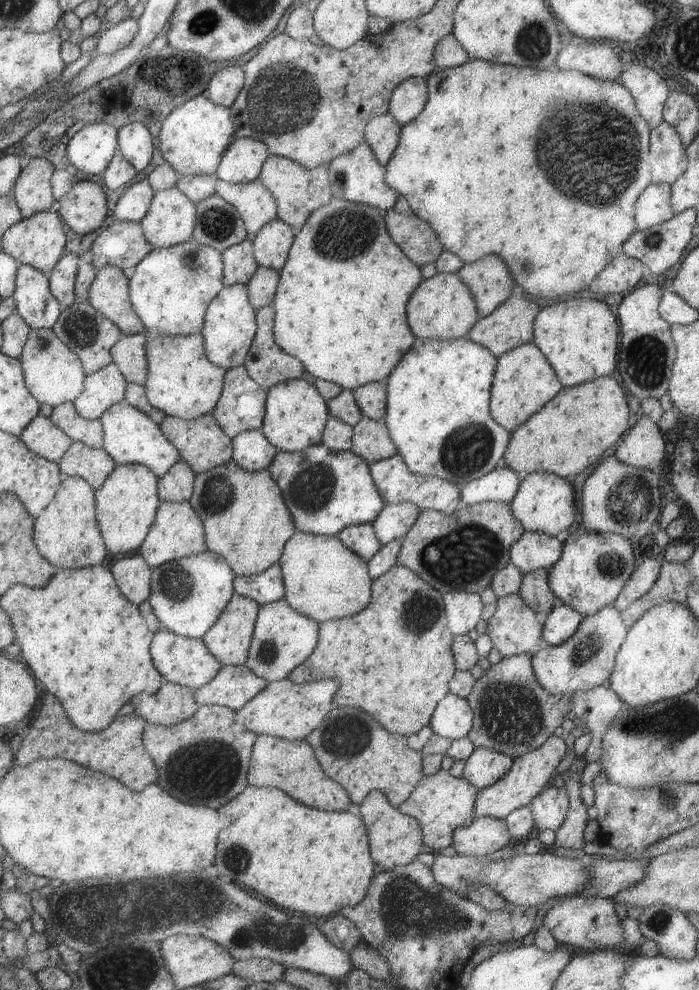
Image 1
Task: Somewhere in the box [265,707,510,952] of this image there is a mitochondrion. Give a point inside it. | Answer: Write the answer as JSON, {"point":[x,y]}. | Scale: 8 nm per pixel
{"point":[406,908]}

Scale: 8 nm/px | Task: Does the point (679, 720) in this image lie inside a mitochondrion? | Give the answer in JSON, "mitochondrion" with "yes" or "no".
{"mitochondrion":"yes"}

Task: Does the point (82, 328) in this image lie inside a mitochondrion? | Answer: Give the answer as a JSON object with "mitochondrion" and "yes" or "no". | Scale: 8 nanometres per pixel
{"mitochondrion":"yes"}

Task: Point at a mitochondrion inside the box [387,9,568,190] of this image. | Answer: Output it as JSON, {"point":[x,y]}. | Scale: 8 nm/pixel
{"point":[532,43]}

